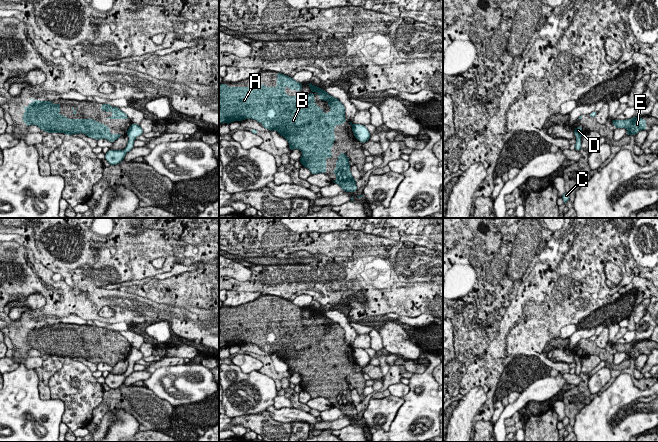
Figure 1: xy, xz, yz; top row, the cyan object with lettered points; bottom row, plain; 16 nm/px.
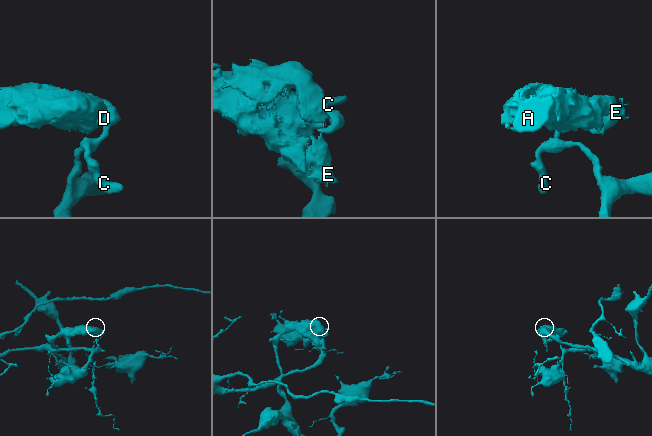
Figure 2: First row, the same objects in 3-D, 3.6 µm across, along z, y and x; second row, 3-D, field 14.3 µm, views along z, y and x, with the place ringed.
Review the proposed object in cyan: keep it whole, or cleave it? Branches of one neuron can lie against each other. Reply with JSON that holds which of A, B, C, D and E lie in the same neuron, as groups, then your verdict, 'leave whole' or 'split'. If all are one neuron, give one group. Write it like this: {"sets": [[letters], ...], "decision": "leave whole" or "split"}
{"sets": [["A", "B", "E"], ["C", "D"]], "decision": "split"}

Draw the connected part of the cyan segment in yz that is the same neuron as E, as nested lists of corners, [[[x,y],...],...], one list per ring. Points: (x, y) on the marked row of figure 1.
[[[633,117],[626,120],[612,120],[615,128],[625,128],[627,135],[636,135],[641,130],[646,130],[646,121],[641,117]]]

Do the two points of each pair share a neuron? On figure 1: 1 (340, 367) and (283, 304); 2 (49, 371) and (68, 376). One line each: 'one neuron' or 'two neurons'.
1: one neuron
2: two neurons

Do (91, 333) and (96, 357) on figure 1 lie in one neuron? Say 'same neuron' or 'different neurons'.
same neuron

